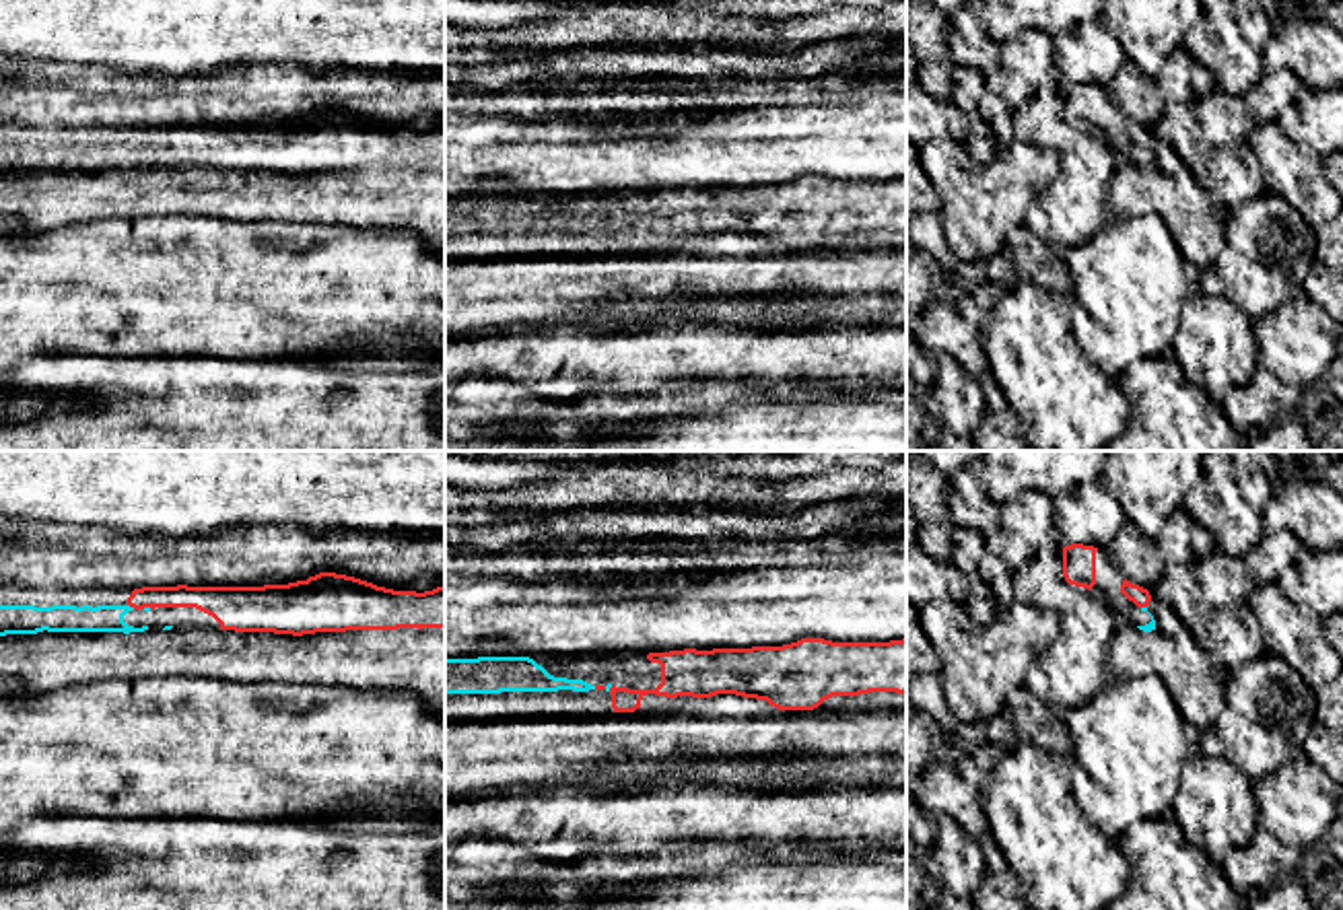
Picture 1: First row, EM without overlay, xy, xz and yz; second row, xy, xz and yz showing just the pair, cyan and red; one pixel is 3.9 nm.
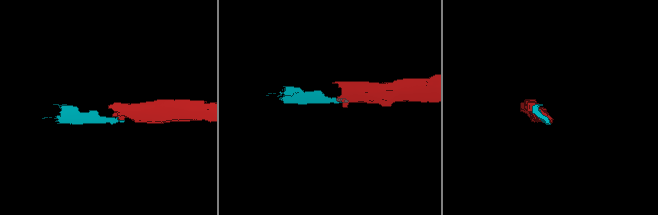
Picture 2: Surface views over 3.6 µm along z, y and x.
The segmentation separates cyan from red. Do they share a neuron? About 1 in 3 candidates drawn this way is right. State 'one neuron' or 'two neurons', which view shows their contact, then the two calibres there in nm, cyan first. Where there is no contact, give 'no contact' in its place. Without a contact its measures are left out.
one neuron; contact in xy; calibres 110 and 90 nm

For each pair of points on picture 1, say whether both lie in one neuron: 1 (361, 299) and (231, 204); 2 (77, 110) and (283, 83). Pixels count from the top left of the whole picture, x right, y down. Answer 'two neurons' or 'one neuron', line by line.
1: two neurons
2: one neuron

